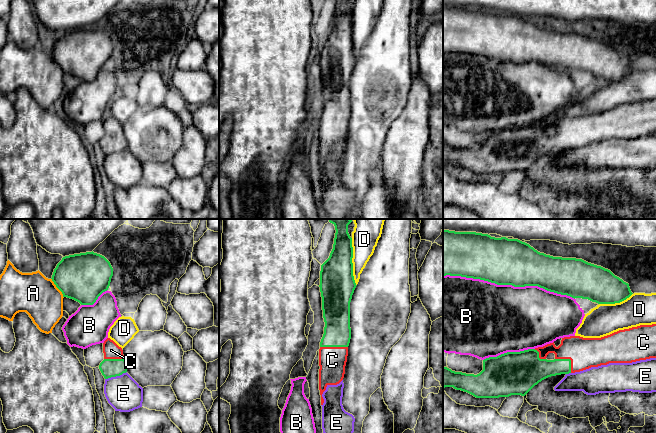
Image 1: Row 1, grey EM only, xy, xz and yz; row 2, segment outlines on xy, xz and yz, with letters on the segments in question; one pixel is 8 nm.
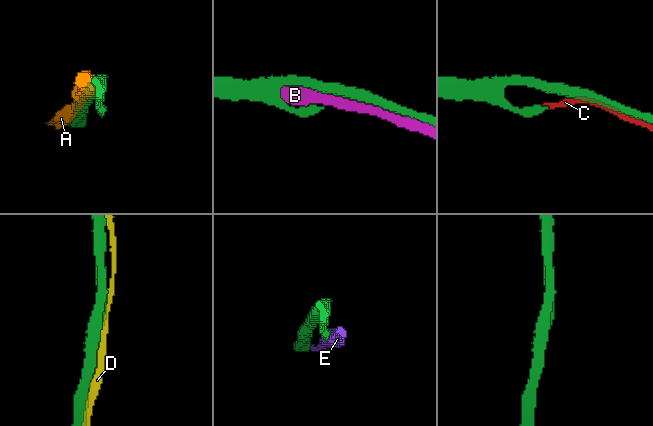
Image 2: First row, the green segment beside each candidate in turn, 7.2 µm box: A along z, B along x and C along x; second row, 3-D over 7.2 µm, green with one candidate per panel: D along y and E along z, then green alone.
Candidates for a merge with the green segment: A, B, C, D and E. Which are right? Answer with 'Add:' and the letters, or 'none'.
Add: C

